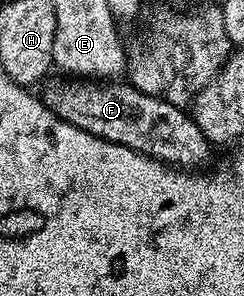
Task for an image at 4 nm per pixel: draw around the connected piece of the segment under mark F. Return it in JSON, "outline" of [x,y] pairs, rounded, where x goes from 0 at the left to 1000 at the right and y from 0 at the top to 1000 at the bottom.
{"outline":[[[279,270],[266,291],[230,304],[205,355],[258,412],[303,419],[393,466],[430,466],[500,486],[570,520],[607,520],[725,568],[820,568],[877,517],[828,432],[787,399],[766,368],[697,351],[660,331],[598,324],[598,311],[557,301],[504,274],[459,270],[439,284],[398,284],[377,270]]]}

